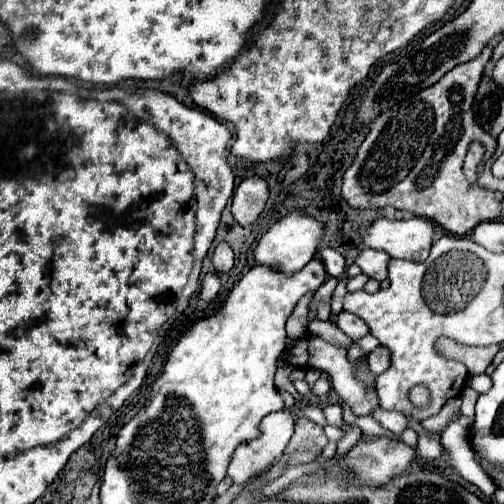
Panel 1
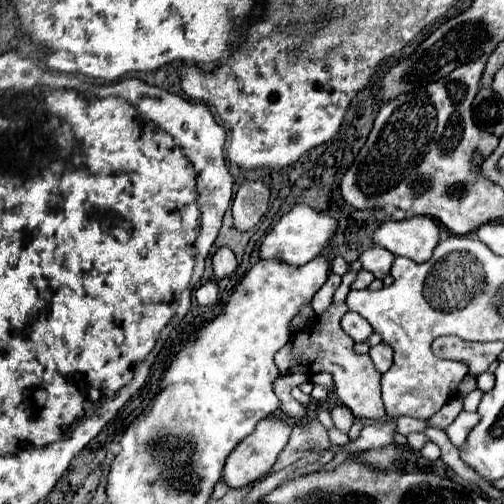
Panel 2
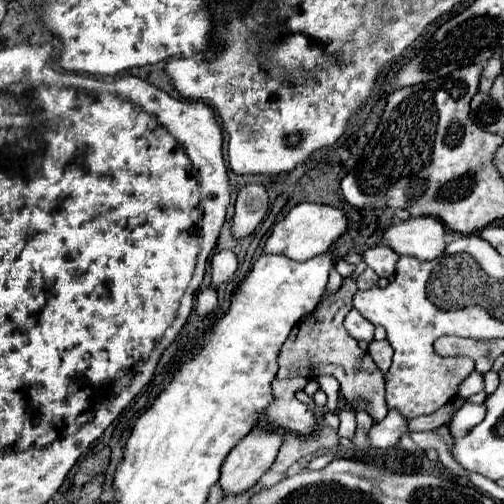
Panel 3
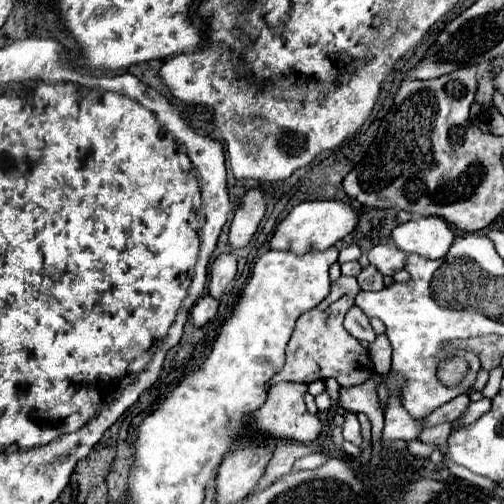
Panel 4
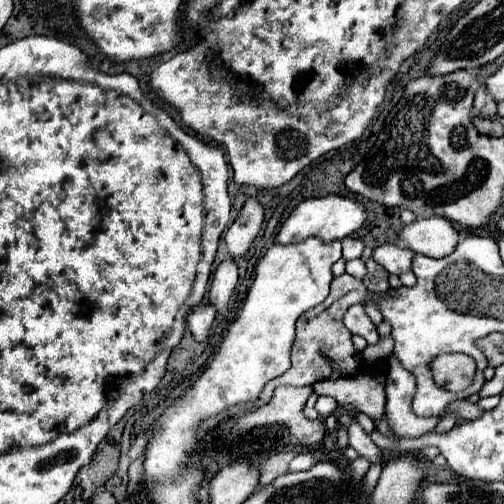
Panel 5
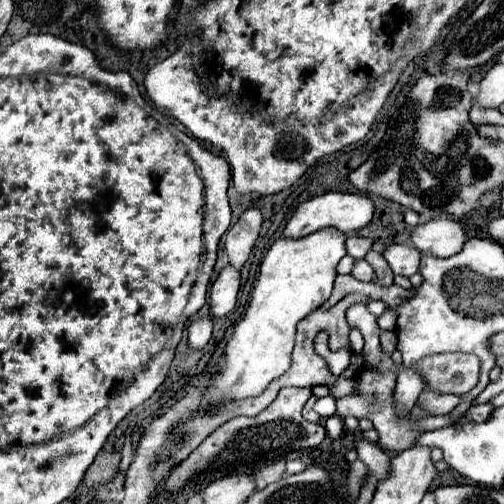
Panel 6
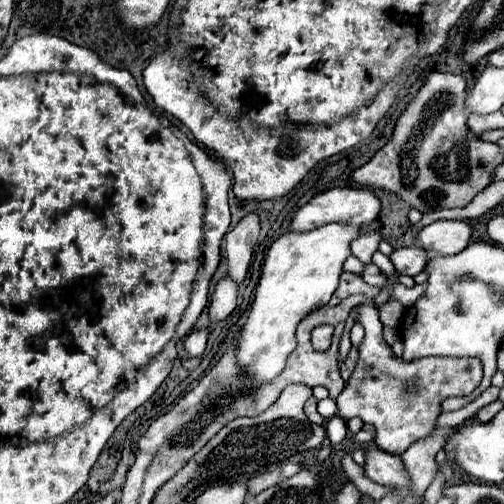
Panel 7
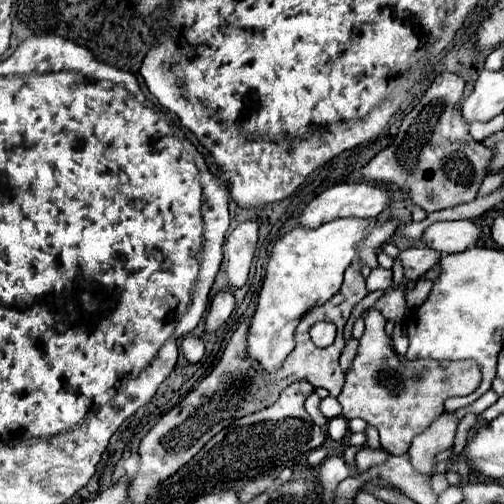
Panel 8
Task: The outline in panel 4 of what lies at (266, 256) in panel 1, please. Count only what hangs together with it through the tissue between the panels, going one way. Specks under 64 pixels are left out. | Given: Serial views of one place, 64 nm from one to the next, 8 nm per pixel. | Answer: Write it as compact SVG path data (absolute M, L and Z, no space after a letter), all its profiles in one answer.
M314 200L314 202L300 202L290 210L290 214L276 226L272 240L270 240L270 250L288 250L296 256L304 256L312 250L322 252L334 246L338 240L342 240L346 234L354 230L358 222L358 214L354 212L352 206L344 202L332 202L332 200Z

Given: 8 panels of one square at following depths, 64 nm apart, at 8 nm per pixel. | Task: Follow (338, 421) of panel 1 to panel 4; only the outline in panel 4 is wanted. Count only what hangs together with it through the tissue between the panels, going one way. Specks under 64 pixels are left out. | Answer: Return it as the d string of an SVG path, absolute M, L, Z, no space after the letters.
M346 412L344 414L344 426L342 426L342 434L344 434L344 440L360 446L362 444L362 436L360 436L360 422L356 418L356 414L352 412Z

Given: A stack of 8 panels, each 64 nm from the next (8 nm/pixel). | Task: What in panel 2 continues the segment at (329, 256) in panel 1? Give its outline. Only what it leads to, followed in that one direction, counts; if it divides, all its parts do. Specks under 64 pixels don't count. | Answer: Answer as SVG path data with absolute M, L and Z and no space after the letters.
M338 254L330 256L330 272L338 274L338 276L344 276L344 274L348 272L348 264L346 264L346 260L344 260L342 256L338 256Z

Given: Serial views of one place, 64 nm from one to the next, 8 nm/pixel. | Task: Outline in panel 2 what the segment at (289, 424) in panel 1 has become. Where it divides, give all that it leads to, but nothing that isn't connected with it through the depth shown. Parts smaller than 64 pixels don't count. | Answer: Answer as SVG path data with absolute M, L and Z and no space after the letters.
M270 416L270 418L260 420L258 426L256 426L256 430L254 430L254 434L248 436L248 438L244 438L236 446L236 450L228 456L226 466L224 466L224 482L230 488L240 488L240 486L248 486L248 484L264 478L268 474L268 470L272 470L278 454L288 444L290 430L292 430L292 426L286 420L282 420L280 416Z

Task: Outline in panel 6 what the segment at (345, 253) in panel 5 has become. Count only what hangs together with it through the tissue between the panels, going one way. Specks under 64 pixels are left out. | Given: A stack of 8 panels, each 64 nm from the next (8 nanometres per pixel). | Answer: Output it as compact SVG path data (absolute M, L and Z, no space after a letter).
M348 236L346 238L346 252L352 258L364 258L366 252L370 250L372 240L370 238L362 238L362 236Z

